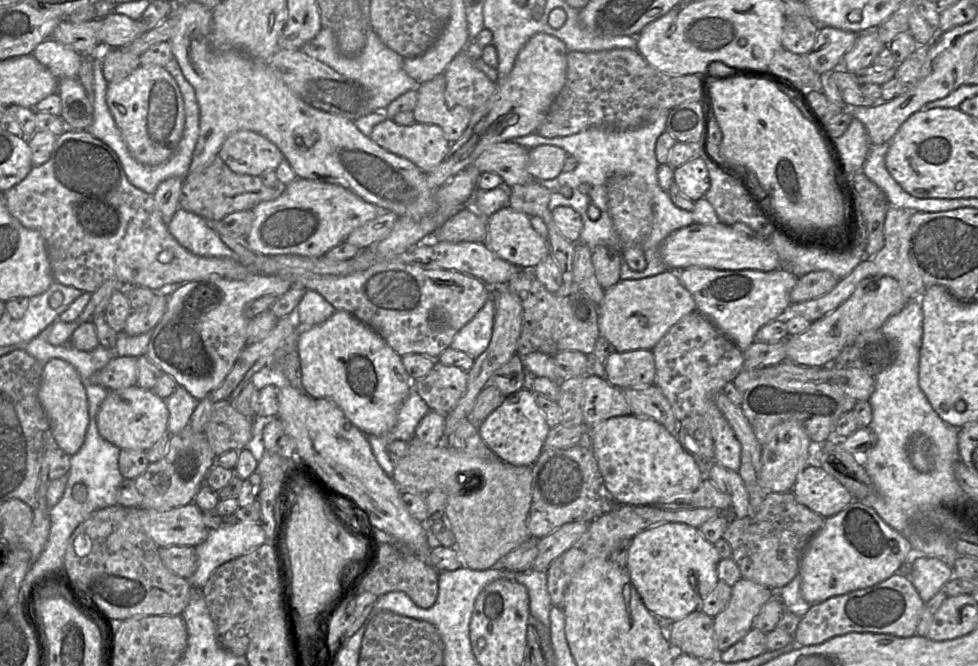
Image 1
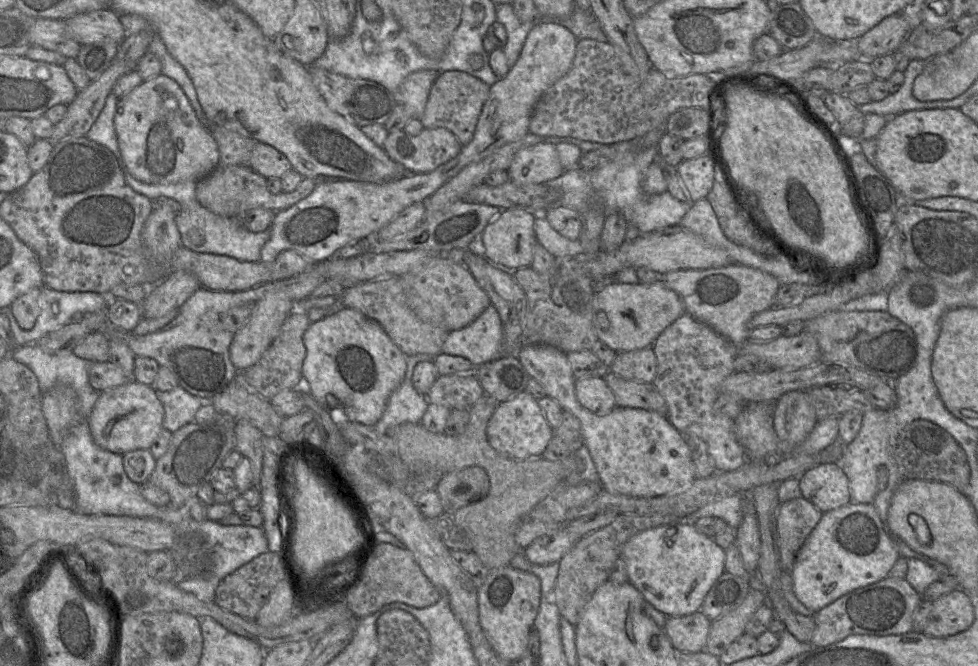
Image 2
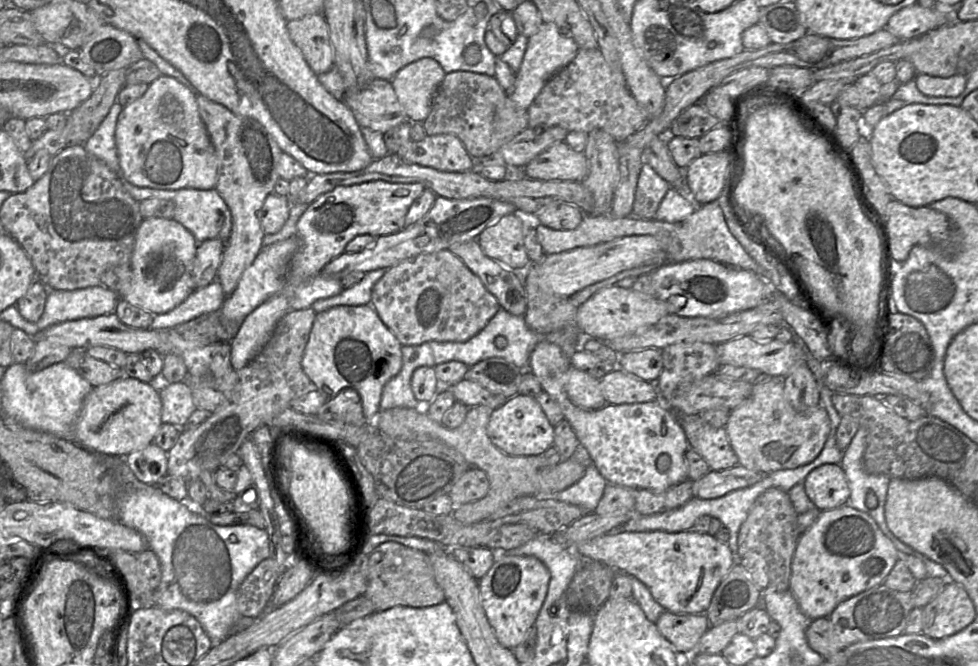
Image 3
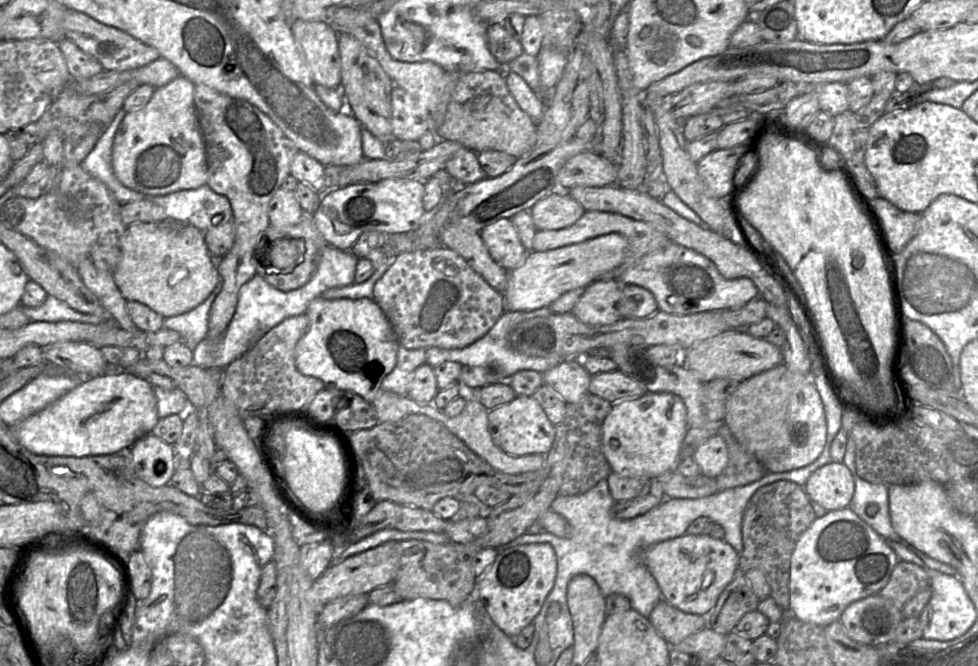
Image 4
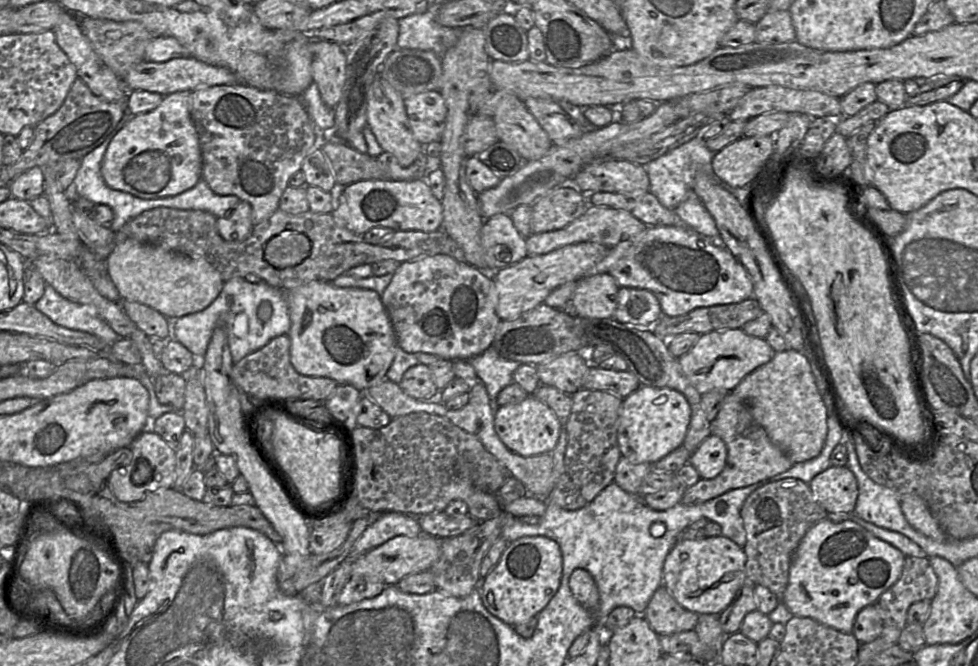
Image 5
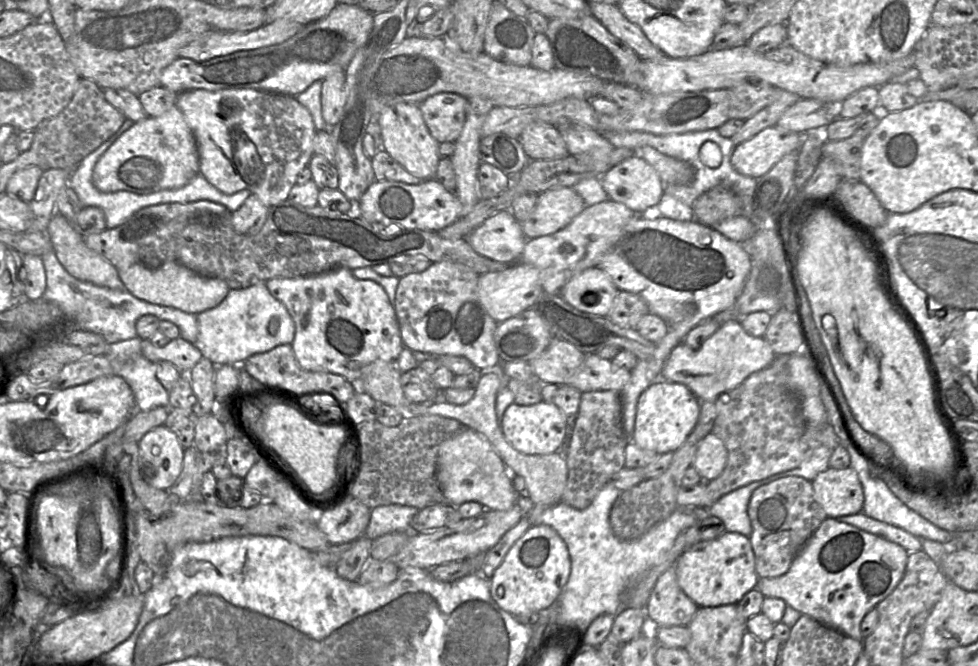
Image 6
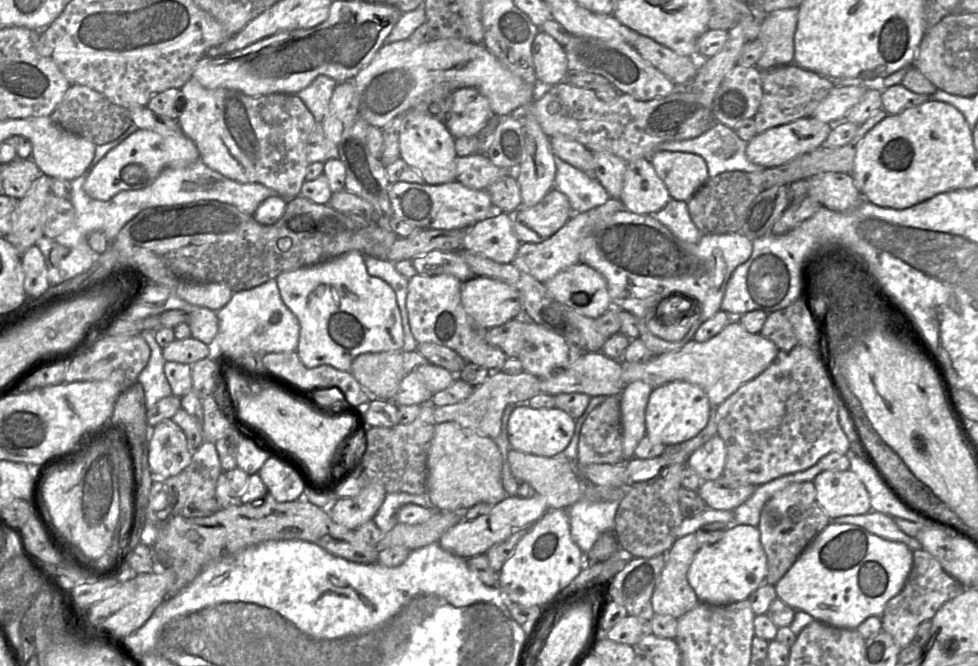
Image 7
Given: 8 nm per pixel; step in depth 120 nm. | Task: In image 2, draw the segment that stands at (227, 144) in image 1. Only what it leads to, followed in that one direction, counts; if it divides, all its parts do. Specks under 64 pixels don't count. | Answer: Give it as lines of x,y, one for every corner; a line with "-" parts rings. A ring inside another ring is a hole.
257,142
254,146
248,167
265,178
279,179
292,169
291,163
284,154
261,142

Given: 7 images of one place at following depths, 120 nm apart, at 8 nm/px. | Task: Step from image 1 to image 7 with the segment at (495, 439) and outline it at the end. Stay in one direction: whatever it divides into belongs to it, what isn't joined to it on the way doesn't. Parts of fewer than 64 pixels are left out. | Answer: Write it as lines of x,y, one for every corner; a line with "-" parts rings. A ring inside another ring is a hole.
518,403
512,410
507,424
511,448
537,456
554,457
568,446
575,430
575,419
565,411
554,408
532,408

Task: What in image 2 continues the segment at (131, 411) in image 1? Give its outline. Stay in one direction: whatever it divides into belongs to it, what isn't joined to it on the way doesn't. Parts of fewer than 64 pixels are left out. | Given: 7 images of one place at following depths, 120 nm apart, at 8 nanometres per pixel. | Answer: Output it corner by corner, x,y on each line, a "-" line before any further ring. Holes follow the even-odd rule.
134,379
100,392
87,422
94,442
101,448
124,455
129,451
150,449
163,429
164,407
153,385

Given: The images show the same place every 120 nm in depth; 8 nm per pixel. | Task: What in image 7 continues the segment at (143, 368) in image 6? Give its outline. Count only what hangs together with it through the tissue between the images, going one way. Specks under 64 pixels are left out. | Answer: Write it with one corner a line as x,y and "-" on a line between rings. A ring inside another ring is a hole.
143,330
139,334
150,348
150,358
146,367
138,376
137,382
144,390
147,410
162,398
172,394
170,384
164,372
166,360
162,355
162,347
155,340
154,330

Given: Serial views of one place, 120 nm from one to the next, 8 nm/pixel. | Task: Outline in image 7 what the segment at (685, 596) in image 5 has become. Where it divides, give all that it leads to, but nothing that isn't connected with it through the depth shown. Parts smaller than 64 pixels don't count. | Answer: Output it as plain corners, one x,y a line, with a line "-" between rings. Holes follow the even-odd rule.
732,524
716,543
700,547
687,572
698,599
709,605
729,605
748,599
765,582
767,556
758,527

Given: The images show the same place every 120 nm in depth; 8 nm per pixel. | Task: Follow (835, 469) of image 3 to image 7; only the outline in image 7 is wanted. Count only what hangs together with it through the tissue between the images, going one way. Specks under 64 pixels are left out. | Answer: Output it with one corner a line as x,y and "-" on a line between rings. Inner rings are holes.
850,469
821,471
813,484
817,502
830,519
866,514
872,510
865,486

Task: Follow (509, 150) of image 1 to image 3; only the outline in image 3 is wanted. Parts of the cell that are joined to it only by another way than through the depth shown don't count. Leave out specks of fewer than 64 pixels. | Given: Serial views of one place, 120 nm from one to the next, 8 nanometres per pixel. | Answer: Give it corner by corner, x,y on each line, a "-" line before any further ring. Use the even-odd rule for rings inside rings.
558,142
526,164
522,173
527,178
542,181
582,182
588,173
588,163
584,152
577,152
565,142

